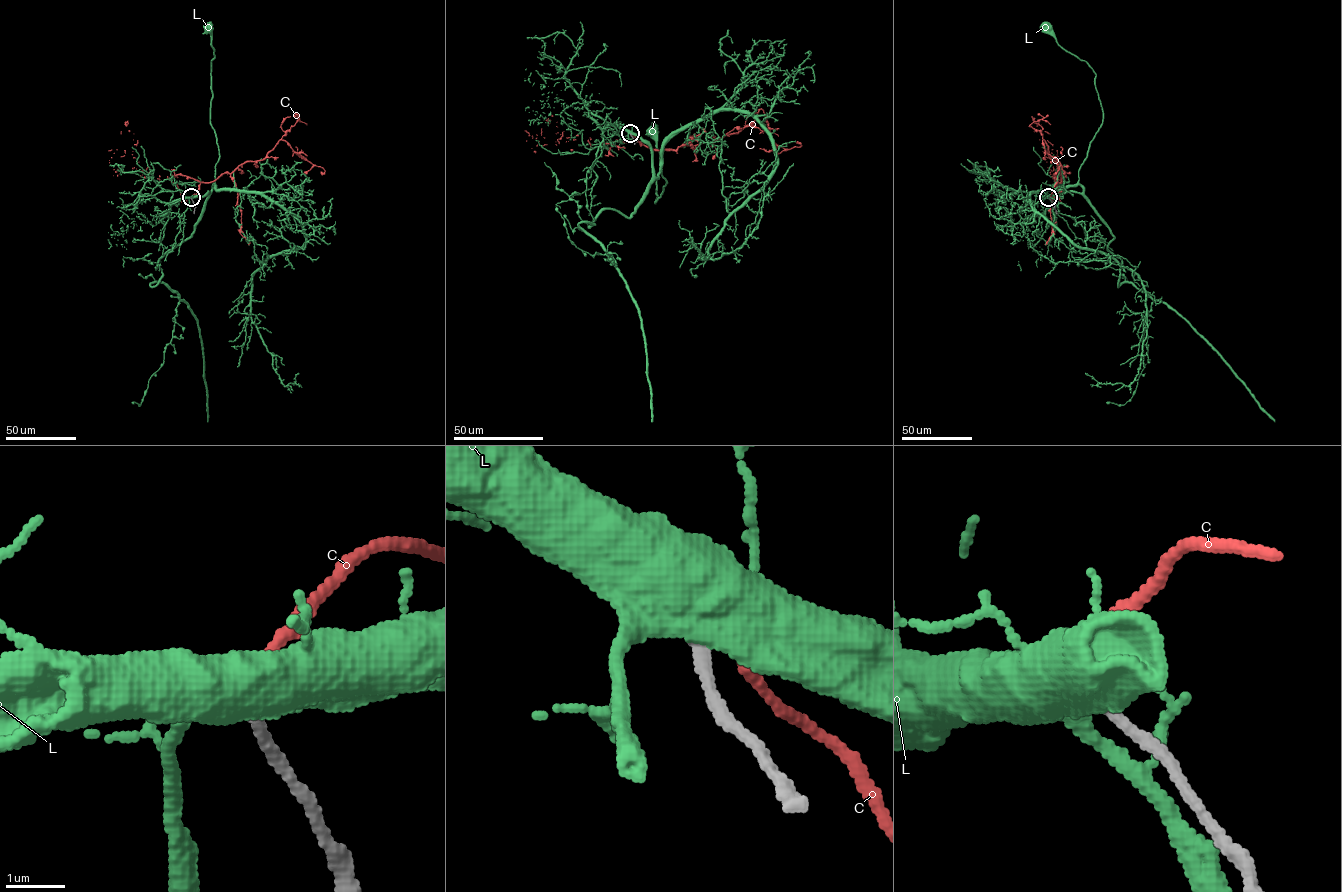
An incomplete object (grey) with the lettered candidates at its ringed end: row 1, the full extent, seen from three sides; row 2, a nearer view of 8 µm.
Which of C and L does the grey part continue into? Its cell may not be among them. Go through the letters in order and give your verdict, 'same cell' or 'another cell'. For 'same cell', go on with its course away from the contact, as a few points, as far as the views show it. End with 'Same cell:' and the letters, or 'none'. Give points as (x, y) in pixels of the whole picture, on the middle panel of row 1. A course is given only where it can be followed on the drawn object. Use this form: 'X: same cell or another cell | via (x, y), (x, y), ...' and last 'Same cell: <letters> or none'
C: another cell
L: another cell
Same cell: none

